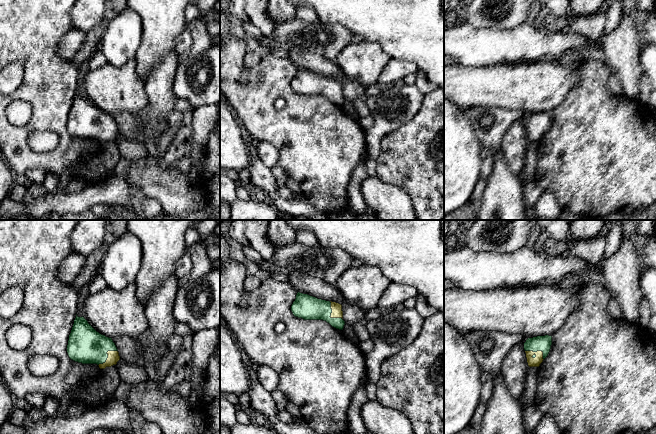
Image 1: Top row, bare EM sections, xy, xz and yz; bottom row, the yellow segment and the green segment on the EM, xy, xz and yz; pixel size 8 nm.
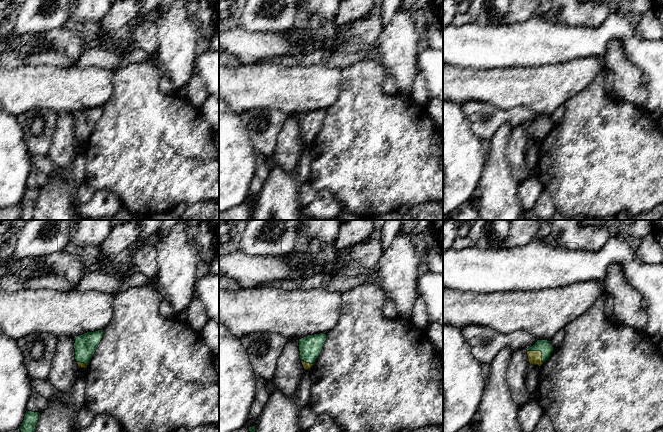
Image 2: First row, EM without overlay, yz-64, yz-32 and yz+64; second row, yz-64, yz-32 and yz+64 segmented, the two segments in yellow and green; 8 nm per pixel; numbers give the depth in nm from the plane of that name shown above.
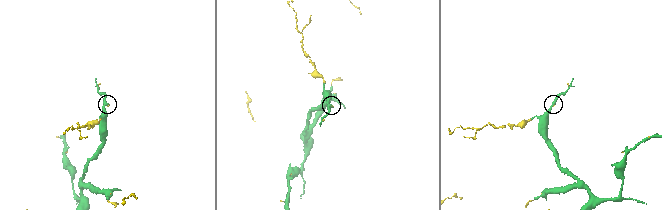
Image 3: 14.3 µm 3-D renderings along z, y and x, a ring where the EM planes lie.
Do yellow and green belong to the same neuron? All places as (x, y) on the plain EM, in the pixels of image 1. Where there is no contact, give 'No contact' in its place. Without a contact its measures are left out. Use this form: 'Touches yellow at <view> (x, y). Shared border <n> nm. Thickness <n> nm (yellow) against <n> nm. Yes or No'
Touches yellow at yz (537, 127). Shared border 170 nm. Thickness 80 nm (yellow) against 130 nm. Yes

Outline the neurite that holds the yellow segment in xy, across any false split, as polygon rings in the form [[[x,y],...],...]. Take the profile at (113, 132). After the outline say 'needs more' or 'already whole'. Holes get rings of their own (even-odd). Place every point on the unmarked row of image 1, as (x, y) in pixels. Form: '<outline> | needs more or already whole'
[[[82,92],[74,96],[69,111],[67,129],[71,136],[82,140],[97,140],[100,145],[116,141],[120,136],[112,114],[97,108]]] | needs more

